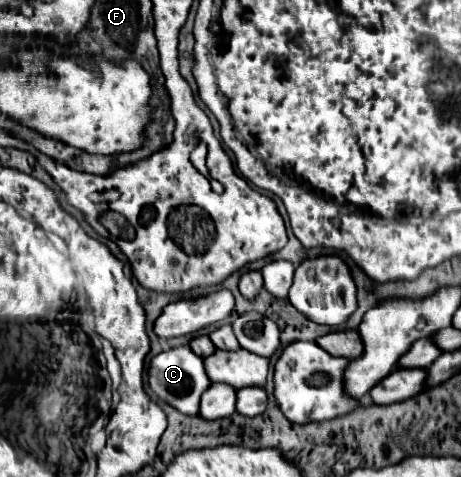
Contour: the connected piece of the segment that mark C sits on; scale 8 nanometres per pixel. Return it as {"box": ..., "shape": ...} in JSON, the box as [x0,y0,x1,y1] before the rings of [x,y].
{"box":[148,346,210,416],"shape":[[[180,346],[180,348],[164,350],[164,352],[160,352],[158,356],[154,356],[154,358],[150,360],[148,384],[150,384],[152,392],[154,392],[162,402],[170,404],[172,408],[176,408],[178,412],[182,412],[182,414],[186,414],[186,416],[194,416],[194,414],[198,414],[200,396],[202,396],[202,392],[210,386],[210,380],[206,378],[202,358],[198,358],[188,346]]]}

